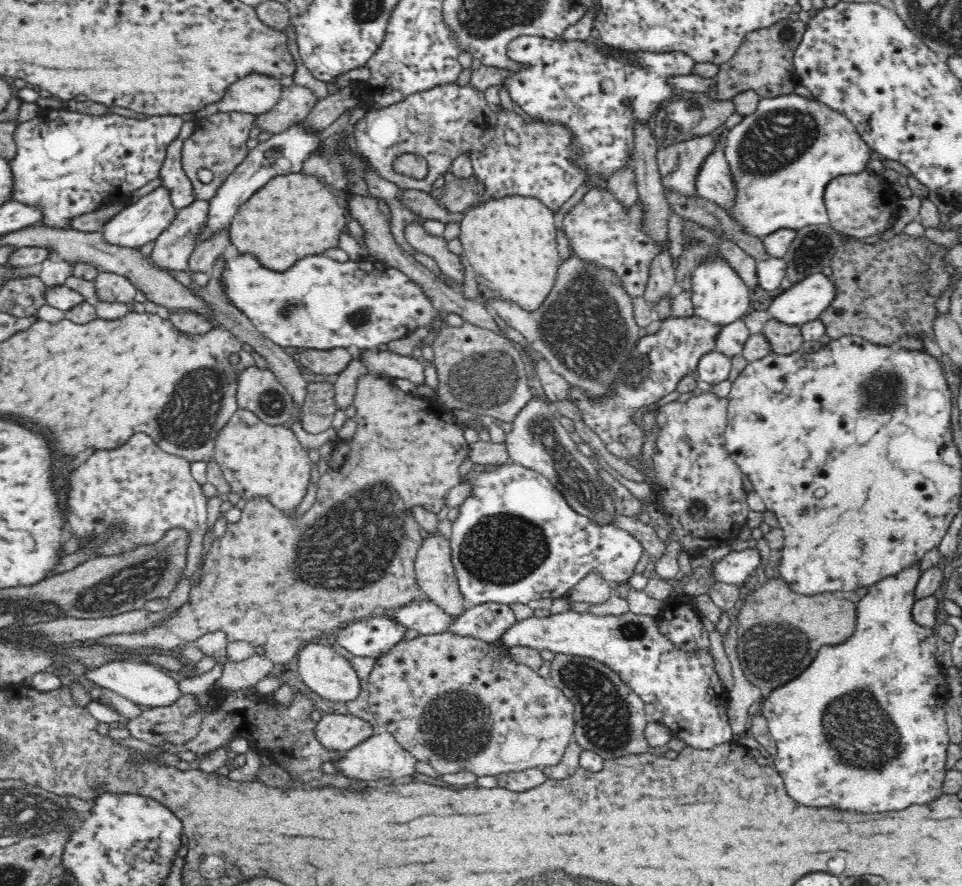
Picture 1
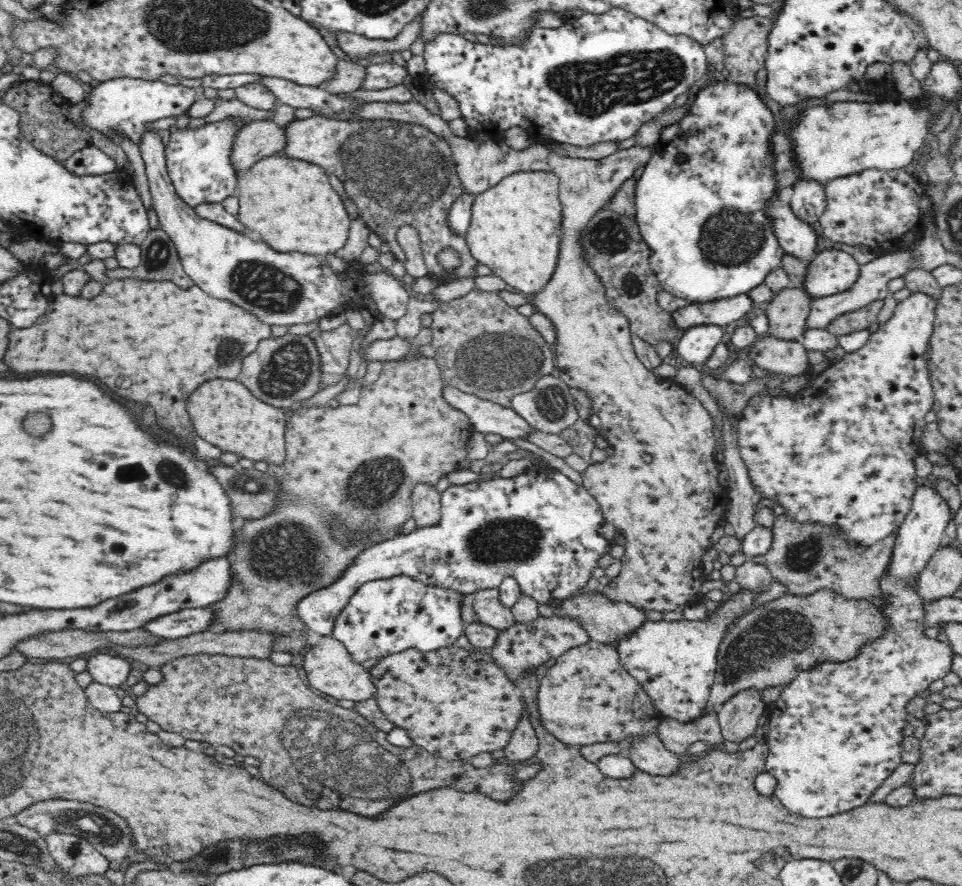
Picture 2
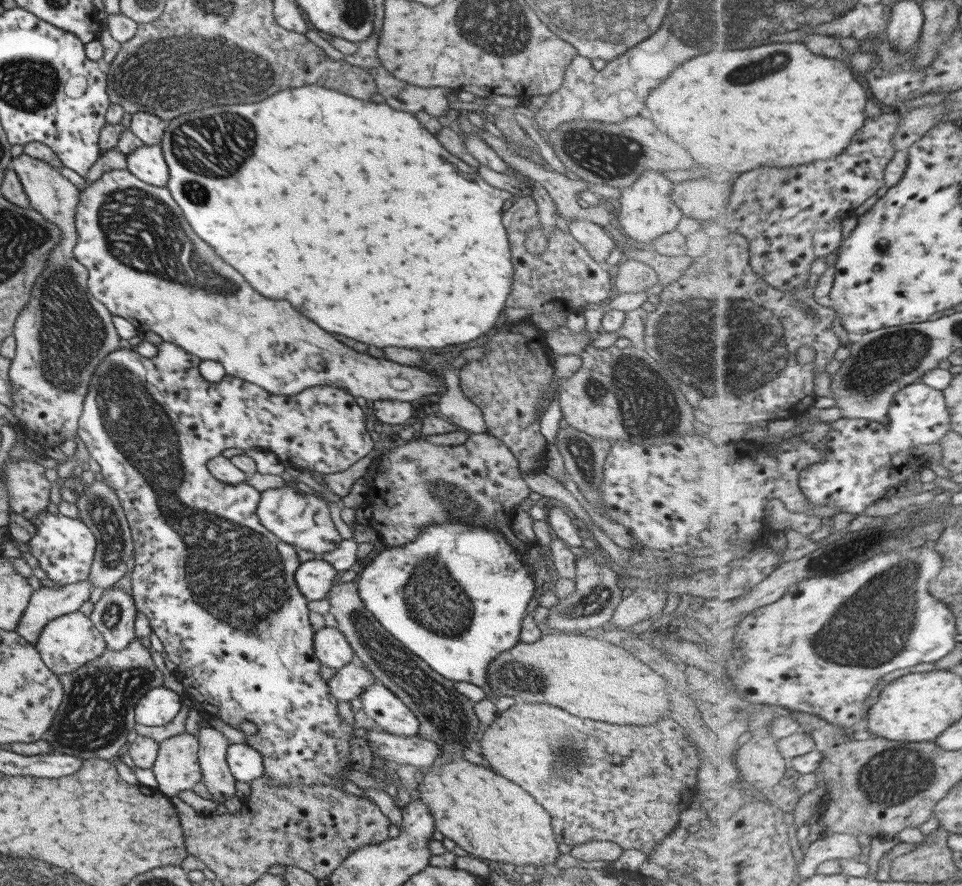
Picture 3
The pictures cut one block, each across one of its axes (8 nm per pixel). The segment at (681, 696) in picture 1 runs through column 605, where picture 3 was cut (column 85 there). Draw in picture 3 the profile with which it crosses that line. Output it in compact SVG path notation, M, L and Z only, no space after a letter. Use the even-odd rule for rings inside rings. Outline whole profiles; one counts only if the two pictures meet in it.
M78 610L49 620L41 628L34 645L44 666L57 676L87 665L87 662L97 659L106 649L101 633L93 626L90 618Z

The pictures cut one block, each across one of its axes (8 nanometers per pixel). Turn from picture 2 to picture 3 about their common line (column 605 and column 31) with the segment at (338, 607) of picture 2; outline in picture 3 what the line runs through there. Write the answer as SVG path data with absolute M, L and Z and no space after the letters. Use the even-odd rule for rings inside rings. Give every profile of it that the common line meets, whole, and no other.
M45 509L33 515L34 520L29 522L36 528L36 532L26 544L29 554L37 560L38 568L45 572L51 582L61 587L85 580L94 558L96 541L93 534L78 518L69 518L59 513L51 514Z

